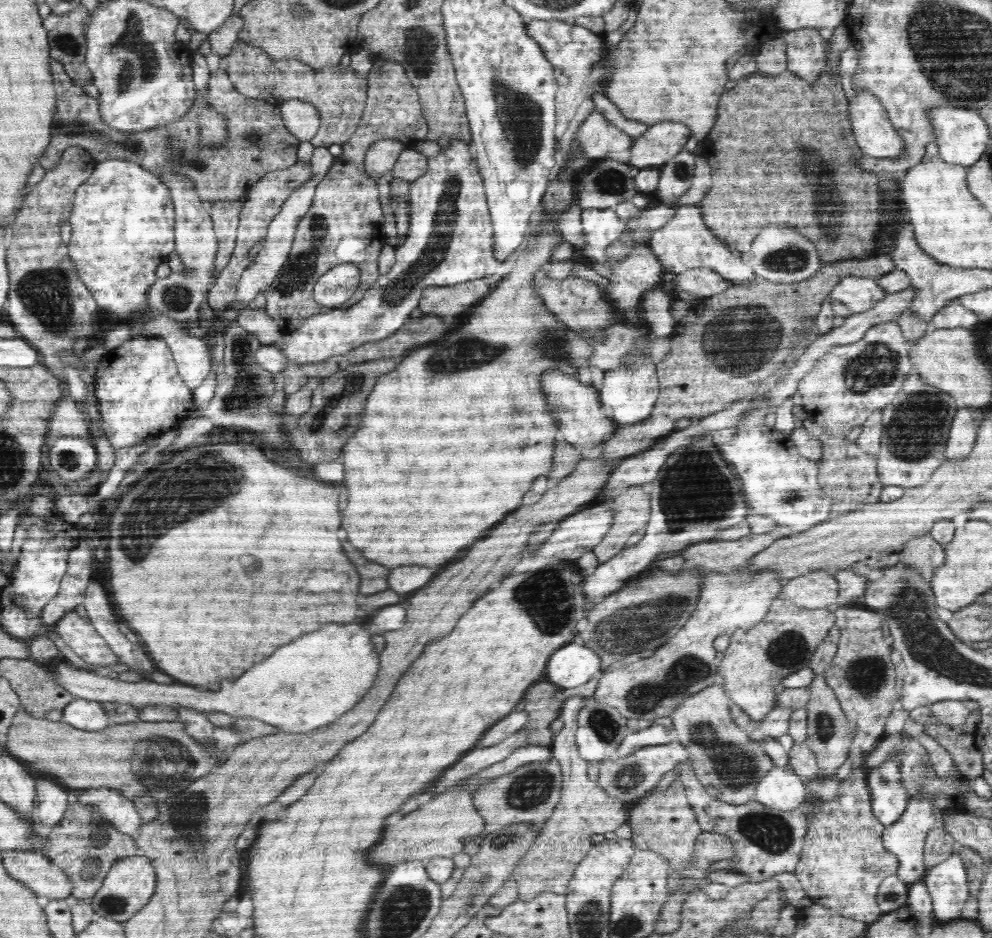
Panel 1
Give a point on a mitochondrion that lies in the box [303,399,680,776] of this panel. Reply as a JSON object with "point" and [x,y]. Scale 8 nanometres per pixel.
{"point":[546,603]}

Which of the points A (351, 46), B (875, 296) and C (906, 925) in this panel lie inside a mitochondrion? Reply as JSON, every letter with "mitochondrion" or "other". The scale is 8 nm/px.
{"A":"other","B":"other","C":"other"}

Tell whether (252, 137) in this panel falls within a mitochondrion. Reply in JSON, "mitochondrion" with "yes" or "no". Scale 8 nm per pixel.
{"mitochondrion":"yes"}

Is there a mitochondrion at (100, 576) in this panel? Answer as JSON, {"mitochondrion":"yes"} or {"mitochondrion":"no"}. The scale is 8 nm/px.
{"mitochondrion":"no"}

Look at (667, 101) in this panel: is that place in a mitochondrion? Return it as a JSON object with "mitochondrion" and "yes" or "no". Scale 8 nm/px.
{"mitochondrion":"no"}

